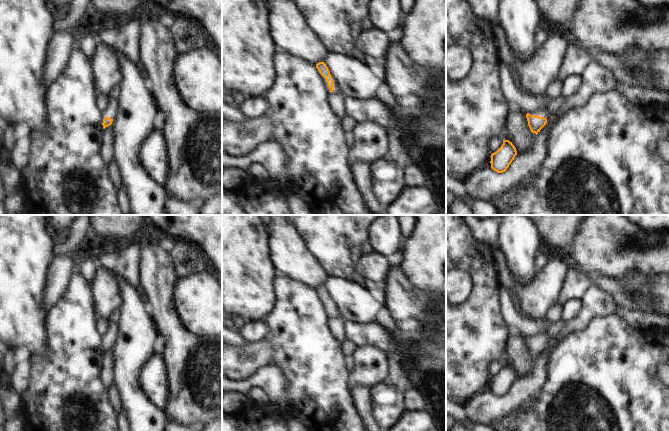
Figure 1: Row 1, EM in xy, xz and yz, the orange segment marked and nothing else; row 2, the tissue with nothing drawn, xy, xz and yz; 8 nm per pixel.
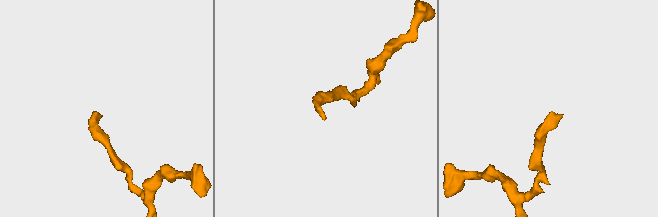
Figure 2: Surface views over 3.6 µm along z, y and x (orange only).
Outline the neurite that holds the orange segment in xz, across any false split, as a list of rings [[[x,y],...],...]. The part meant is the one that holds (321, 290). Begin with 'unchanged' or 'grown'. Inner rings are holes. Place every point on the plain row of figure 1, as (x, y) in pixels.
grown; [[[319,286],[316,288],[316,292],[319,297],[326,303],[330,316],[334,318],[340,317],[340,313],[336,306],[334,306],[331,302],[330,295],[324,286]]]

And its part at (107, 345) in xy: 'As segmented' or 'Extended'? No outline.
Extended.

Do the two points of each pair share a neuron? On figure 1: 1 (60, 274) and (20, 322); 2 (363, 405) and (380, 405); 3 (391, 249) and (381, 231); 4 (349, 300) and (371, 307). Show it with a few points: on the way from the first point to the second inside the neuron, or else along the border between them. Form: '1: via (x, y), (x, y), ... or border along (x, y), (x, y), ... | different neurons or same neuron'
1: border along (48, 272), (45, 288), (46, 311) | different neurons
2: border along (368, 389), (371, 413), (376, 420) | different neurons
3: via (388, 245), (385, 235) | same neuron
4: via (354, 303), (360, 307), (366, 307) | same neuron

